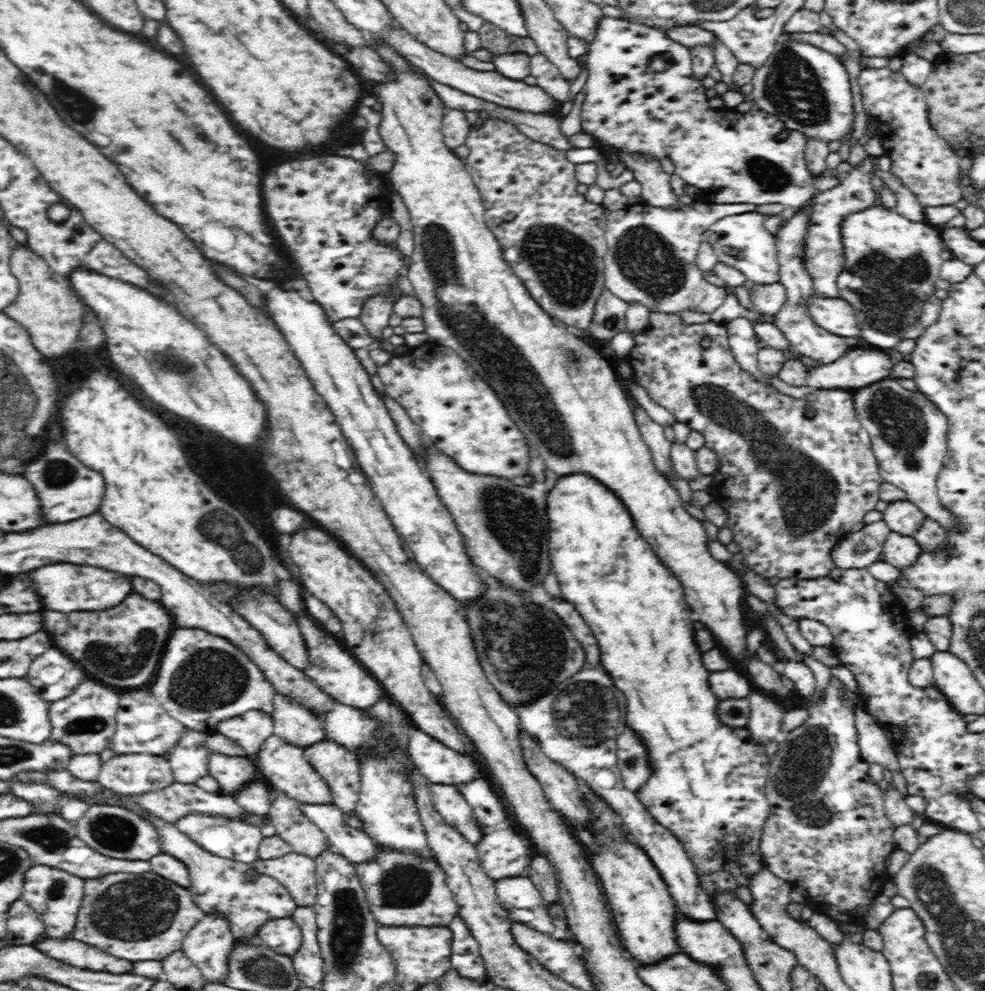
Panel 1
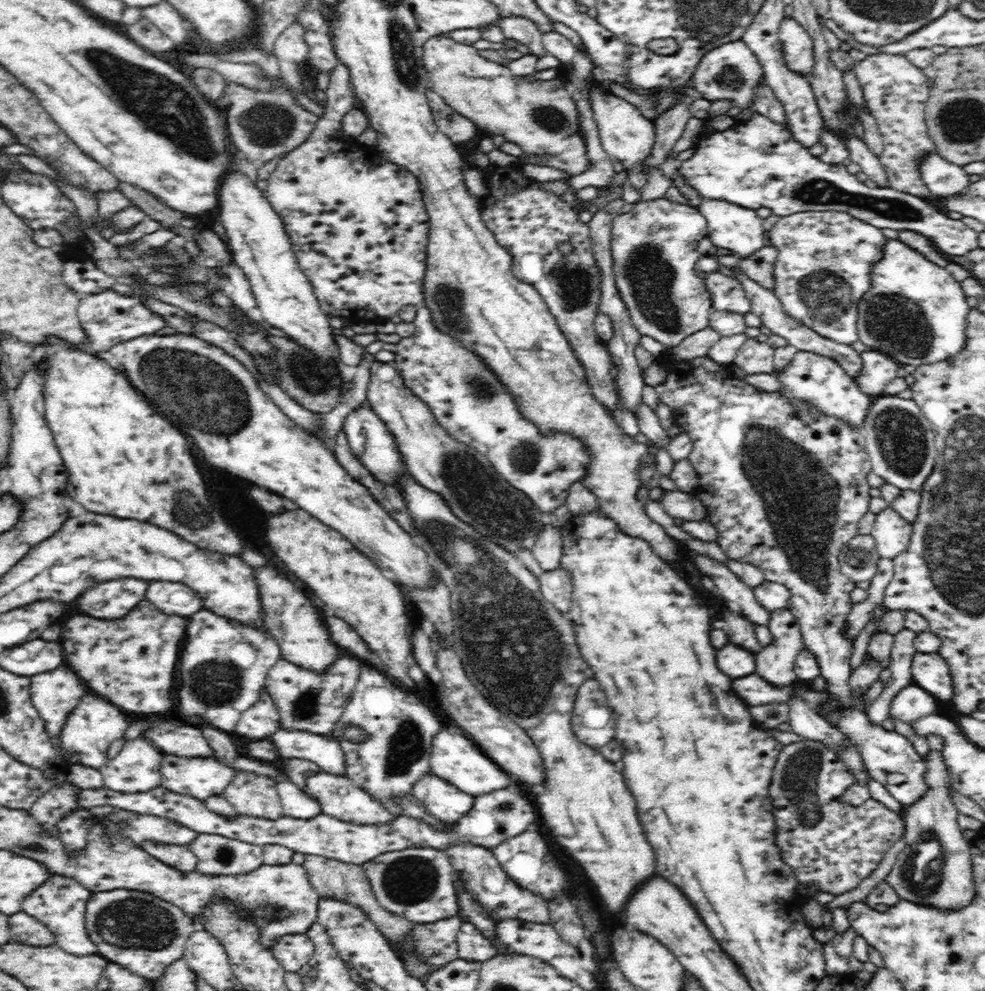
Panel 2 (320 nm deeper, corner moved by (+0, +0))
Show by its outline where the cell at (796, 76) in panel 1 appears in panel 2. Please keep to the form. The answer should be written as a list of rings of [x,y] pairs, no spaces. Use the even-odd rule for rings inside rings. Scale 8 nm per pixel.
[[[784,17],[780,23],[778,35],[786,66],[809,78],[815,60],[813,60],[814,41],[807,31],[793,17]]]

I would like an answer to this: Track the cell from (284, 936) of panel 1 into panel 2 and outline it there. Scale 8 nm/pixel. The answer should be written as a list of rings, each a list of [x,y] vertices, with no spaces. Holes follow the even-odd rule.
[[[306,933],[292,934],[280,938],[271,952],[282,968],[298,973],[314,955],[315,947]]]

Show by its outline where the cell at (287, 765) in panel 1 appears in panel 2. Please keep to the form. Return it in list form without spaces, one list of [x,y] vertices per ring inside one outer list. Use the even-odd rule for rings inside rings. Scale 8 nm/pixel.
[[[322,771],[314,776],[308,776],[304,792],[320,803],[324,814],[352,824],[388,824],[397,818],[390,811],[386,811],[382,802],[371,797],[363,788],[352,784],[352,781],[344,775],[338,776]]]

